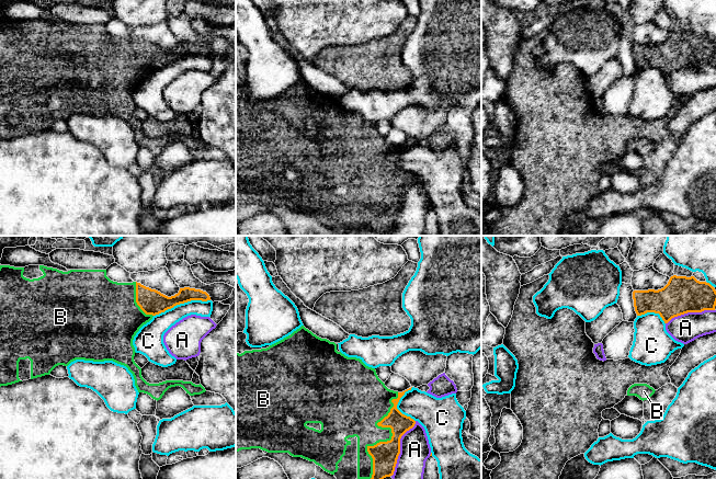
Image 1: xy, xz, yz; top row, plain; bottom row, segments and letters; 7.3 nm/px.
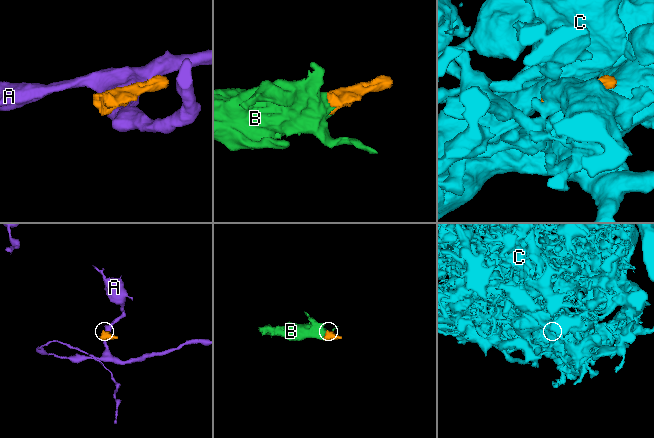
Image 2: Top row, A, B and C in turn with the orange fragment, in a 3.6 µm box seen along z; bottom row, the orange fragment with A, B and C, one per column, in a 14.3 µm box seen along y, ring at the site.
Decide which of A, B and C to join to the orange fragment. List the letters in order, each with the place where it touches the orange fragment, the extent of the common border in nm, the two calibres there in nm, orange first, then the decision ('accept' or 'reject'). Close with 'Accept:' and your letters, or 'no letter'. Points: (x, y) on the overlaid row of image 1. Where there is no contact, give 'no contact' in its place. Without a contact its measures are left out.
A: xz (399, 448) | 440 nm | 190/220 nm | reject
B: xz (391, 436) | 650 nm | 190/220 nm | accept
C: xy (181, 303) | 440 nm | 190/150 nm | reject
Accept: B

